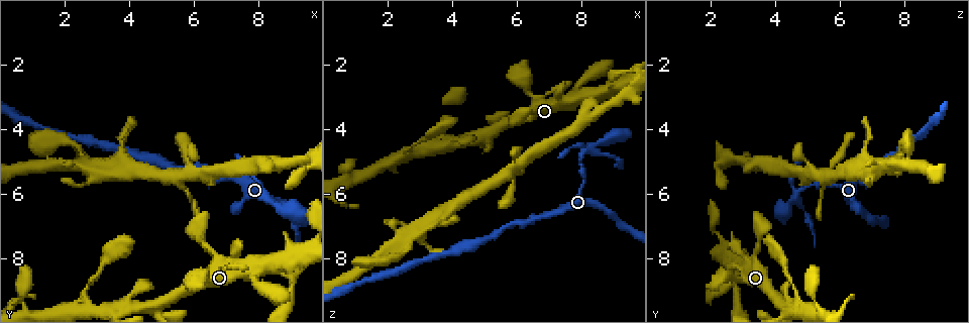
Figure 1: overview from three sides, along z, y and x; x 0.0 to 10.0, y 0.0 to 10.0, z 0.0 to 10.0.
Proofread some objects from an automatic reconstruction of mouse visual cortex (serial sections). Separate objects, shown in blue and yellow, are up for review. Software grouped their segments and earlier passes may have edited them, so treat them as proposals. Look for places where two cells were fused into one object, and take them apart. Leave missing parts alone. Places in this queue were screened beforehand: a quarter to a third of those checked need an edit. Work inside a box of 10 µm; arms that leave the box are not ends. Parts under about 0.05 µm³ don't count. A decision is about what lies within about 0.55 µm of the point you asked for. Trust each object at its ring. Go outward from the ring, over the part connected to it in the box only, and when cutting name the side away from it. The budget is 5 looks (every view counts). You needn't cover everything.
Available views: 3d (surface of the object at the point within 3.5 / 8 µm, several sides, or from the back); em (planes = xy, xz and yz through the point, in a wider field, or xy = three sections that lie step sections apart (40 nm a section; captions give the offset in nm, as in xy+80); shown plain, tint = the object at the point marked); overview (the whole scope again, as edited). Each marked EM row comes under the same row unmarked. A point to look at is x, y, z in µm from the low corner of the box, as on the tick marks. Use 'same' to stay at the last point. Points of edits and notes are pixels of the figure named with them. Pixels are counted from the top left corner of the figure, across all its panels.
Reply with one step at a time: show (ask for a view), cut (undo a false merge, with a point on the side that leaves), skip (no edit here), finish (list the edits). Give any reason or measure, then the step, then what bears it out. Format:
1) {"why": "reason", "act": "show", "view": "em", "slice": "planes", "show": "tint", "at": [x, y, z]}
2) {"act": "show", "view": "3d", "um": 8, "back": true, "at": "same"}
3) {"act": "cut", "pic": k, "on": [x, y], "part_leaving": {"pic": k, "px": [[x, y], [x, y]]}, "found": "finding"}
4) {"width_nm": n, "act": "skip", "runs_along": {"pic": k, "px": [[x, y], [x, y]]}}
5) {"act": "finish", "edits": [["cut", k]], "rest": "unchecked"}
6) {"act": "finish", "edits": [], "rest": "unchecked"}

{"act": "show", "view": "3d", "um": 3.5, "at": [4.90, 9.40, 4.25]}

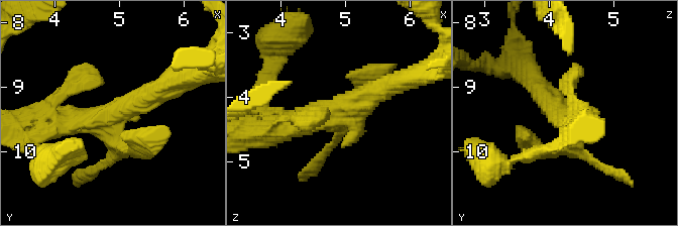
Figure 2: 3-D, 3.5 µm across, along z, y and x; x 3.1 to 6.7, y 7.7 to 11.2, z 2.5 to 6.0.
{"act": "show", "view": "em", "slice": "planes", "show": "tint", "at": [4.90, 9.40, 4.20]}

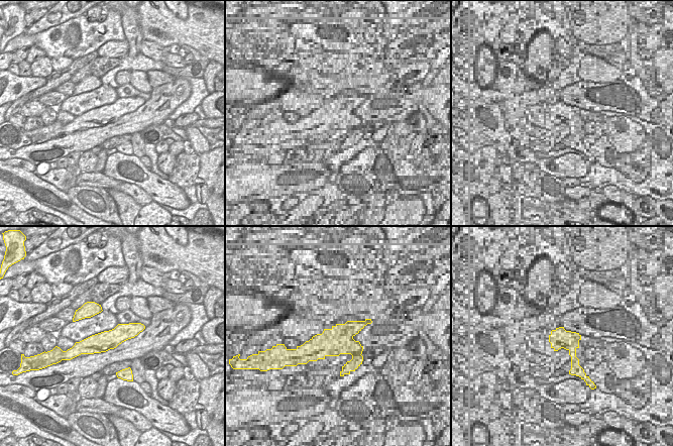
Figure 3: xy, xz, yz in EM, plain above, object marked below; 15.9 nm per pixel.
{"width_nm": 320, "act": "skip", "runs_along": {"pic": 3, "px": [[141, 327], [81, 346]]}, "found": "continuous, no second cell"}

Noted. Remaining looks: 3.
{"why": "looks like a crossing", "act": "show", "view": "3d", "um": 3.5, "back": true, "at": [7.90, 8.20, 3.05]}

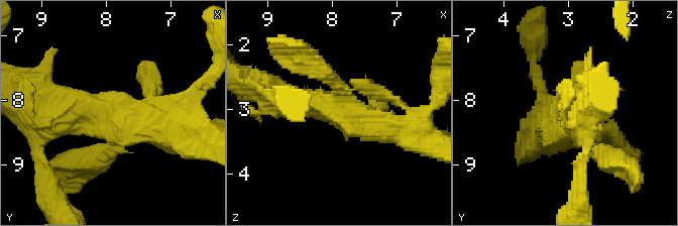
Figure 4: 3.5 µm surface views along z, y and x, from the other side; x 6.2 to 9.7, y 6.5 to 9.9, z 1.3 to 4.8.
{"act": "skip", "runs_along": {"pic": 4, "px": [[410, 134], [276, 93]]}, "found": "continuous, no second cell"}

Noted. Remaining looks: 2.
{"act": "finish", "edits": [], "rest": "unchecked"}

